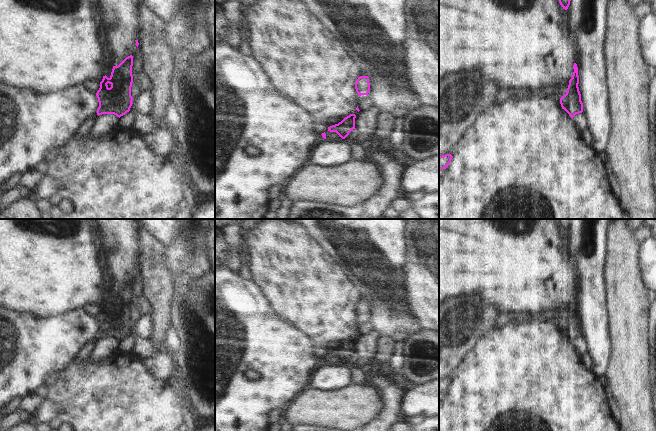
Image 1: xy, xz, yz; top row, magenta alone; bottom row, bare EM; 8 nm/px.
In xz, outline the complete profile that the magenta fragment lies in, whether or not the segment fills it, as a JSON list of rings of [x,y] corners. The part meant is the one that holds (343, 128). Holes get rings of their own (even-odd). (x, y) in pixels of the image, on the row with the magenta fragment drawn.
[[[350,114],[338,124],[328,127],[328,131],[336,132],[342,139],[345,139],[353,129],[356,129],[355,118],[355,114]]]

